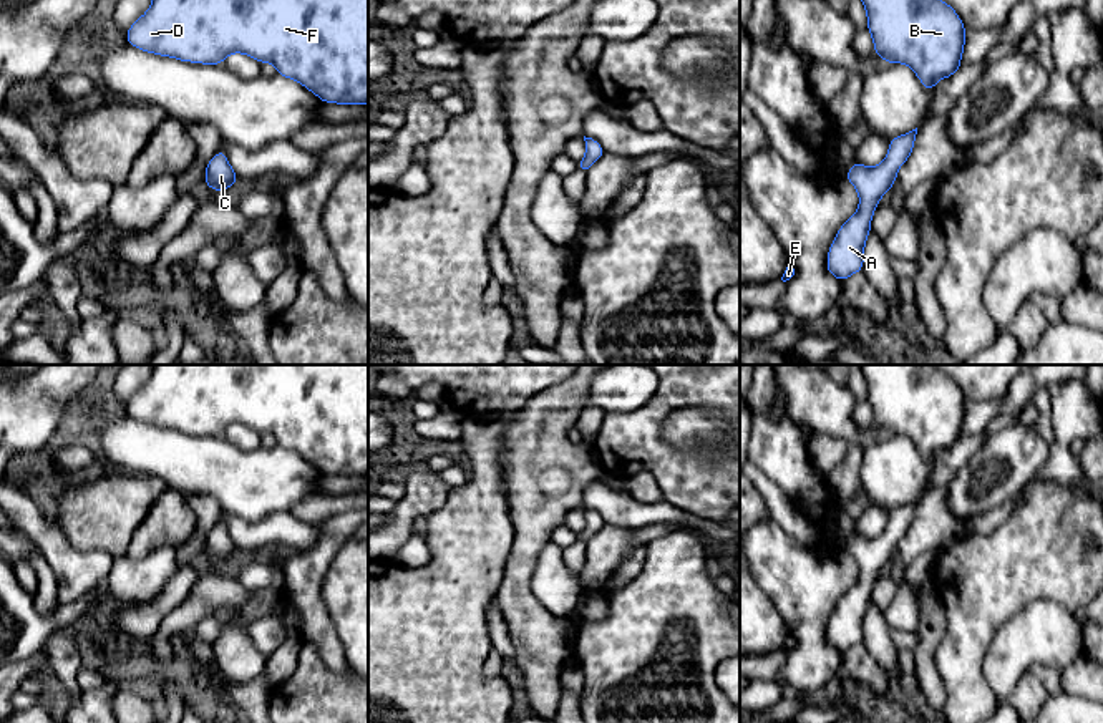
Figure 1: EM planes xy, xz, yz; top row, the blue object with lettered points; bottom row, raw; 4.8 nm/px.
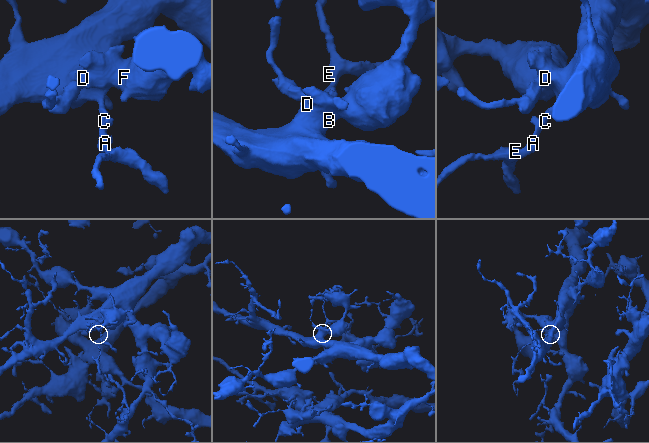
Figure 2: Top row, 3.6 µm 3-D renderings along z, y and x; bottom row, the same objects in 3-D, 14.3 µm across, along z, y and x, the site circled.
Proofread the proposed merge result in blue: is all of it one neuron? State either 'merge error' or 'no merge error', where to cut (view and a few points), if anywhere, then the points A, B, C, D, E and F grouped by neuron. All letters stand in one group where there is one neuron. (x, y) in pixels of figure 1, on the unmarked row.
no merge error | no cut | A B C D E F

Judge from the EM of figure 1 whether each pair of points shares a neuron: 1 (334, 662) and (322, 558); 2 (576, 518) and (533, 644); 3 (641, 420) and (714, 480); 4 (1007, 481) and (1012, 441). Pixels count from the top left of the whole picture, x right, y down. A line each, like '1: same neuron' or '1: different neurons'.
1: same neuron
2: different neurons
3: same neuron
4: same neuron

